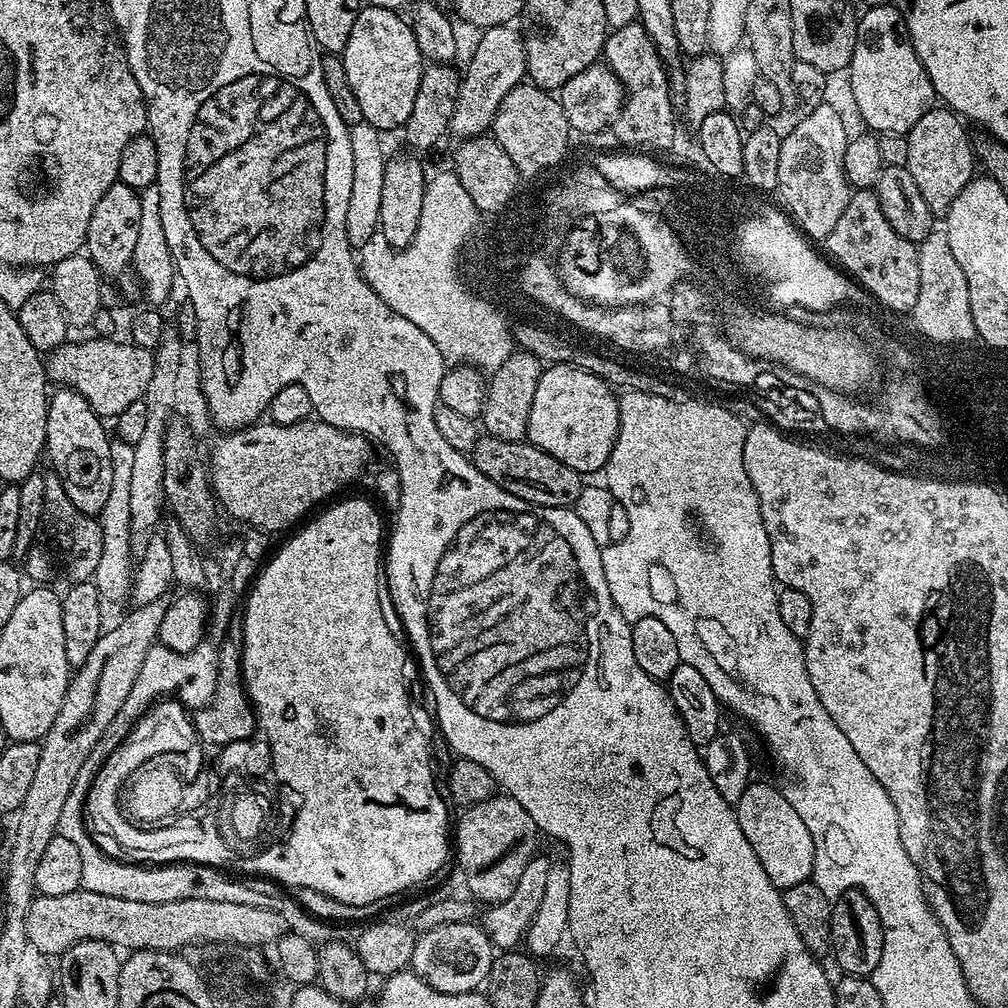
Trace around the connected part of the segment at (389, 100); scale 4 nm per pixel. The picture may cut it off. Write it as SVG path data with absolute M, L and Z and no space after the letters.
M361 7L342 53L346 78L360 107L363 123L374 125L384 134L391 128L401 129L410 118L426 67L413 25L400 16L390 9Z

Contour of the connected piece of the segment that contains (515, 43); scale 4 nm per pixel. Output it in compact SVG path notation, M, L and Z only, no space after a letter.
M508 24L494 25L492 28L483 29L479 33L480 41L468 60L468 69L462 72L456 89L456 105L448 123L448 132L457 136L457 141L463 142L473 137L485 135L491 129L494 118L498 114L498 106L502 106L502 98L514 90L525 79L528 67L524 61L524 42L519 31Z

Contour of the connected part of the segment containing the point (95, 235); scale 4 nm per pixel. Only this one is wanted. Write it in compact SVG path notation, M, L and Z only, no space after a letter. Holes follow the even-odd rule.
M119 182L112 184L110 190L102 196L87 227L85 249L87 255L96 264L101 275L105 278L118 280L123 294L134 297L140 292L139 279L130 274L134 252L137 245L138 229L141 226L141 202L137 191ZM129 272L129 276L127 276Z

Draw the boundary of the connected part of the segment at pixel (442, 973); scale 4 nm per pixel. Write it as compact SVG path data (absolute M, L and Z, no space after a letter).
M479 923L446 924L415 937L410 968L440 992L470 992L485 983L493 957L494 947Z

